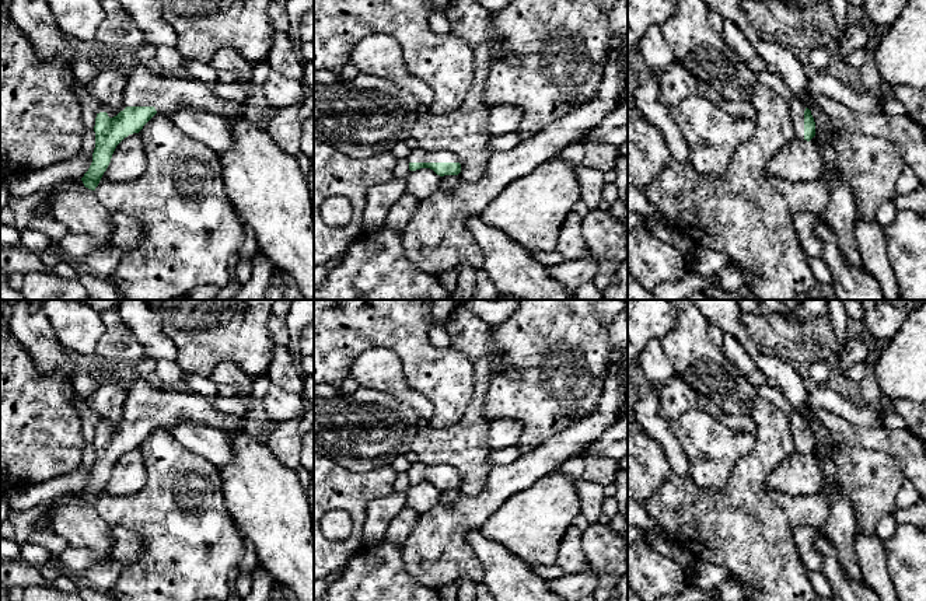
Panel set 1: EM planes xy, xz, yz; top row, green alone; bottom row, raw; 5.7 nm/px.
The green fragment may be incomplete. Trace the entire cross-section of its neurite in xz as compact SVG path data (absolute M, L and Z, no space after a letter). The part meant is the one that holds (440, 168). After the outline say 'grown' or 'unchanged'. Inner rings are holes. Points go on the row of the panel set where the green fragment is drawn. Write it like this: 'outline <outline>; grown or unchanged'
outline M417 147L410 151L408 163L410 171L430 168L440 177L458 175L461 172L461 164L451 151L426 151Z; grown

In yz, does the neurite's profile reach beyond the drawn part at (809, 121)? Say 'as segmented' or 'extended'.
extended

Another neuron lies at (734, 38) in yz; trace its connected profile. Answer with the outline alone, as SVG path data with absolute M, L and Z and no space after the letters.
M724 20L723 29L720 34L726 45L731 50L734 50L744 62L751 60L755 56L758 56L751 41L733 21Z

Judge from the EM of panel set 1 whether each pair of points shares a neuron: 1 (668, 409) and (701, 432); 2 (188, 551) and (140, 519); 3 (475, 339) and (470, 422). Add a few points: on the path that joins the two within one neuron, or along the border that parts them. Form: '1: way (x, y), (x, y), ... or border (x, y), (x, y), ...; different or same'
1: border (712, 415), (703, 411), (688, 409), (668, 422); different
2: way (177, 540), (156, 519), (151, 519); same
3: way (479, 360), (478, 401); same

